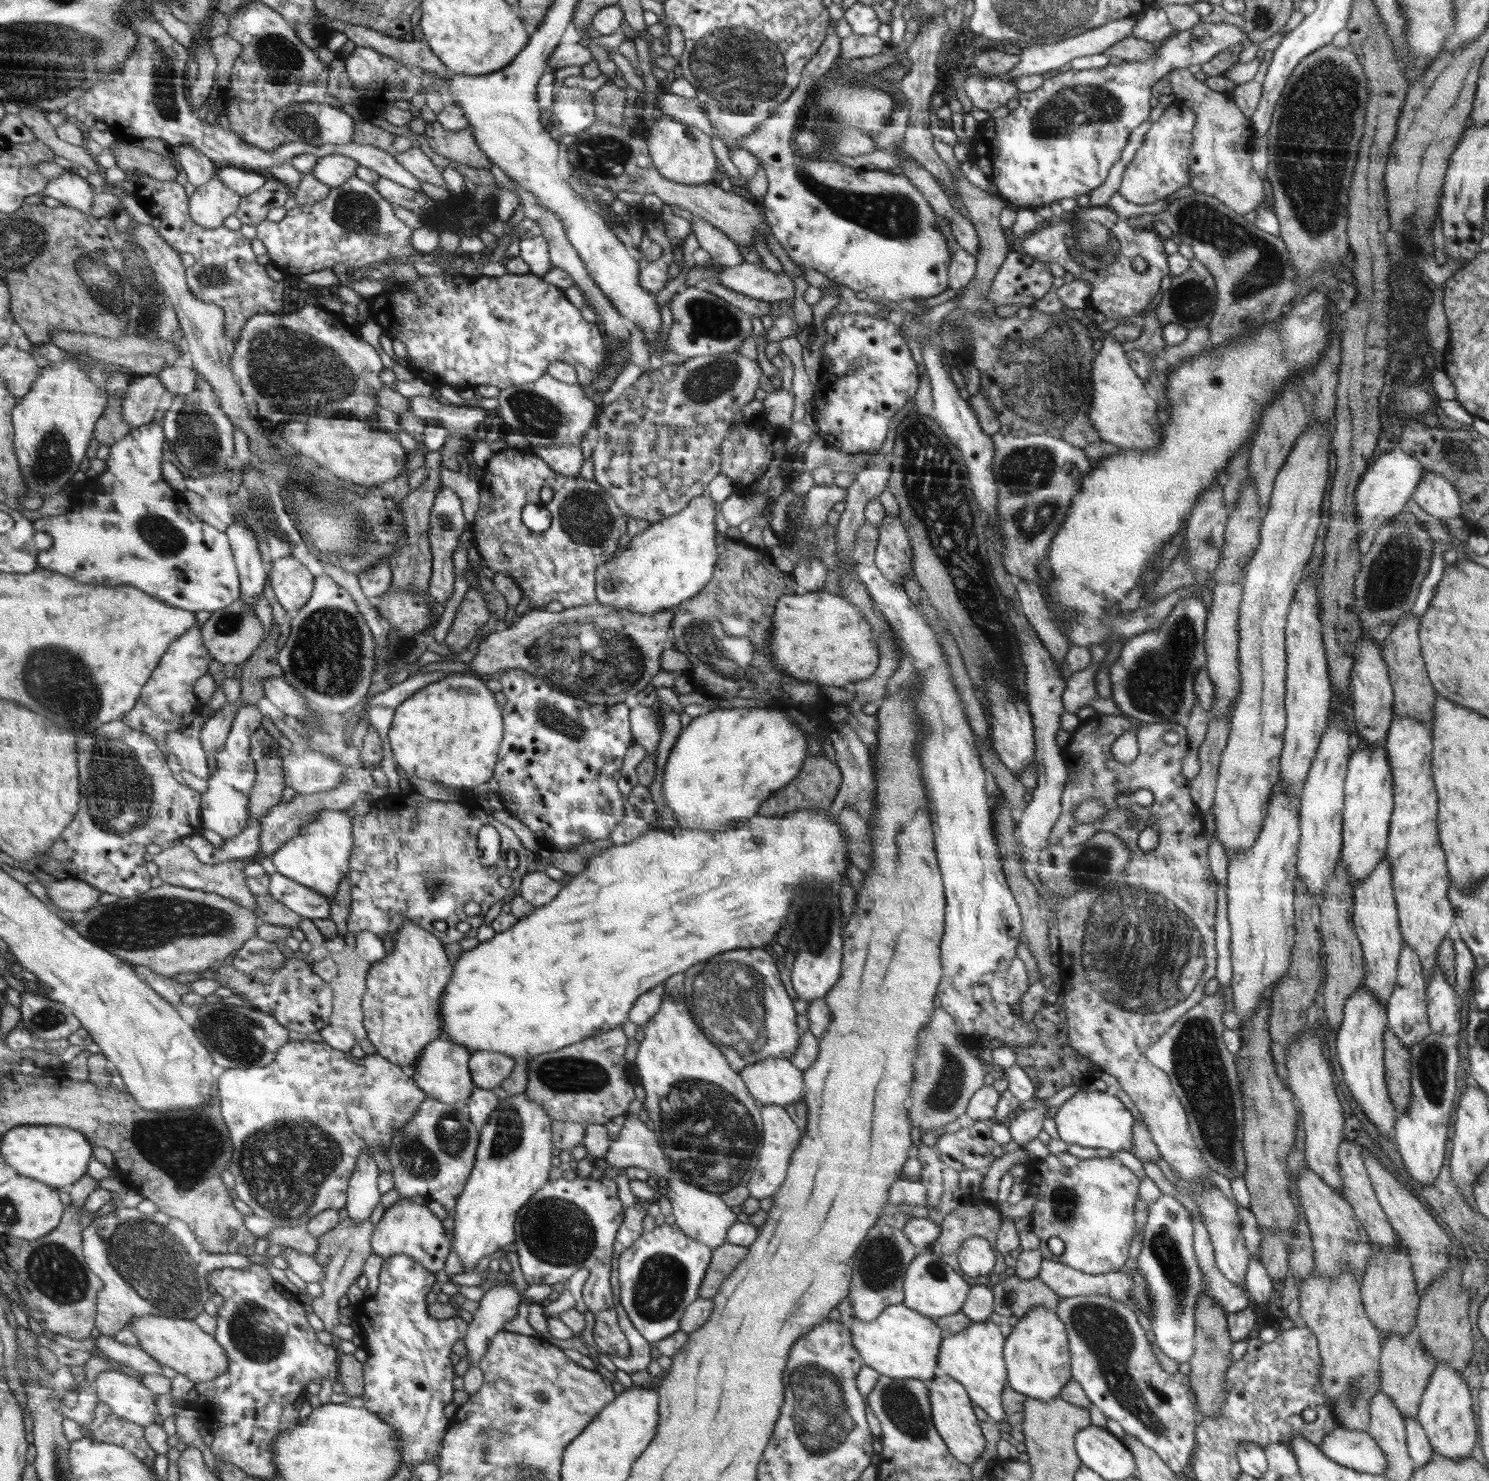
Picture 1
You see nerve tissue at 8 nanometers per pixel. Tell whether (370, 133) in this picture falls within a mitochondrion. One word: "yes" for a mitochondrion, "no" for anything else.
no

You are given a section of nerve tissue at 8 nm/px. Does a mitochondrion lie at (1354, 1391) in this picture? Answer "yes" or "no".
yes

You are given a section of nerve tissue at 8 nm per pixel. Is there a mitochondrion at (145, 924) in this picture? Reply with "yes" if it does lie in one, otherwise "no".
yes

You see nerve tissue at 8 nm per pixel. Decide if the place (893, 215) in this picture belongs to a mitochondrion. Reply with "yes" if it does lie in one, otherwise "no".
yes

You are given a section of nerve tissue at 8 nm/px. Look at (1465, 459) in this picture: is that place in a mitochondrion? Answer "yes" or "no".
yes

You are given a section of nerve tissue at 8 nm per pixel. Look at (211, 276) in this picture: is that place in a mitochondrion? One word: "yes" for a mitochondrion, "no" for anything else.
yes

